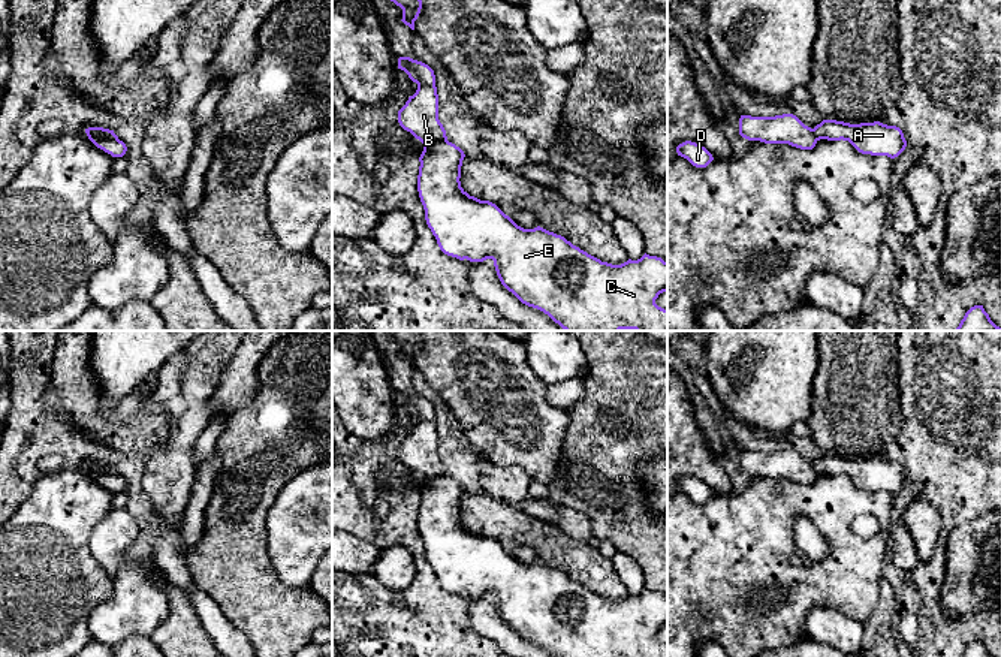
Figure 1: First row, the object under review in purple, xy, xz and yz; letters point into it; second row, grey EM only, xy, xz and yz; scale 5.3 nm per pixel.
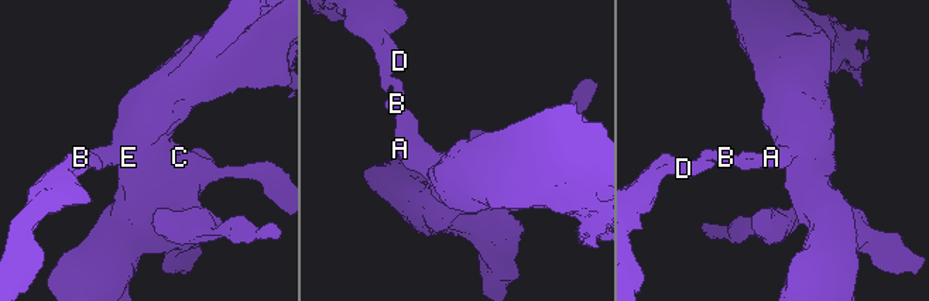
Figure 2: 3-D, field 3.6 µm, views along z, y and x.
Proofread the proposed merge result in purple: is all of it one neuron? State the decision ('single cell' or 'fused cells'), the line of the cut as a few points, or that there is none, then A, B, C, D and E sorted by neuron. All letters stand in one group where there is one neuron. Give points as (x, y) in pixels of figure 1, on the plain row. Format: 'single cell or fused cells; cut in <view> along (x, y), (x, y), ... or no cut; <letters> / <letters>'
single cell; no cut; A B C D E

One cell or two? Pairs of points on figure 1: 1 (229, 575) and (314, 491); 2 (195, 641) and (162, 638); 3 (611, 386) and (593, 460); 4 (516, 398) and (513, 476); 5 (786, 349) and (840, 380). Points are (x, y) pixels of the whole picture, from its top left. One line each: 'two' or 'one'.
1: two
2: one
3: one
4: two
5: two

